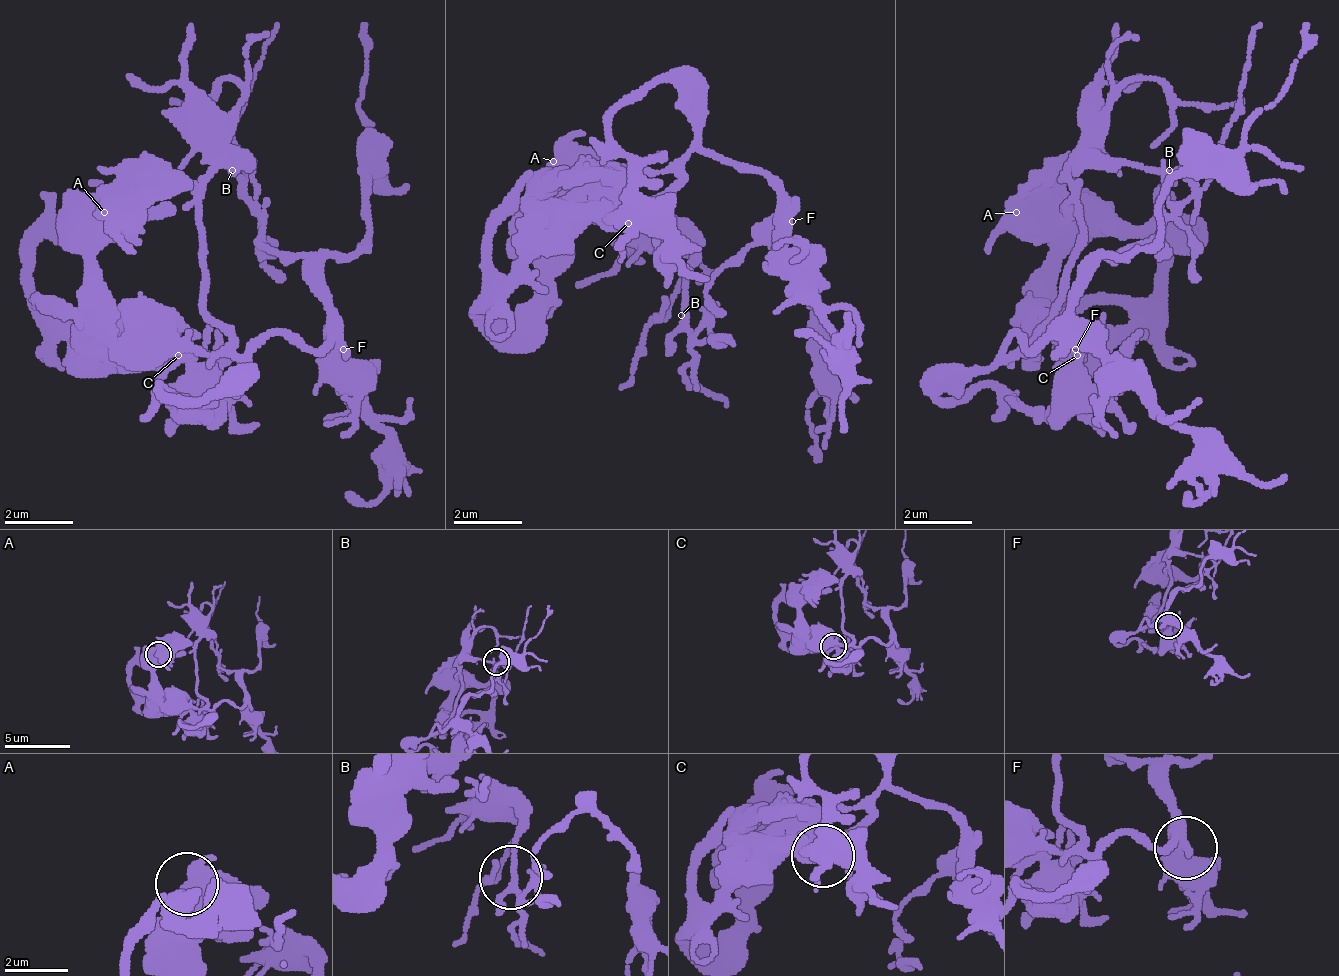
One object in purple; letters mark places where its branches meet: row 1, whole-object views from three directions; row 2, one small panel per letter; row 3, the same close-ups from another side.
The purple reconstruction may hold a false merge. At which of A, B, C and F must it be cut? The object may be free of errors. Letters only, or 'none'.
C

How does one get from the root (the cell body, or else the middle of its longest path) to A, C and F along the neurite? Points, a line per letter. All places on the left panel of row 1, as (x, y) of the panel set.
A: (257, 238), (257, 187), (240, 161), (223, 161), (180, 204), (121, 195), (104, 212)
C: (257, 238), (257, 187), (240, 161), (223, 161), (198, 204), (206, 298), (180, 357)
F: (257, 238), (300, 264), (309, 289), (326, 306), (326, 332), (343, 349)

